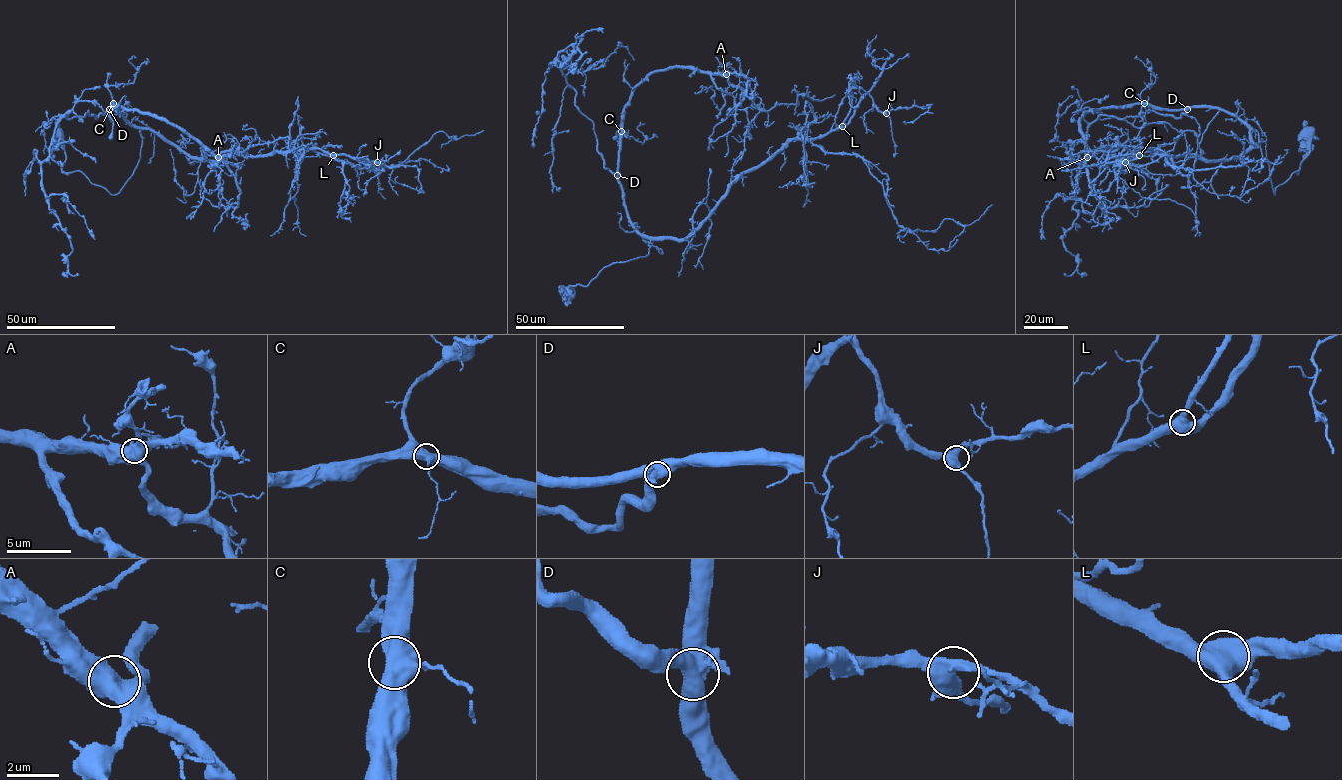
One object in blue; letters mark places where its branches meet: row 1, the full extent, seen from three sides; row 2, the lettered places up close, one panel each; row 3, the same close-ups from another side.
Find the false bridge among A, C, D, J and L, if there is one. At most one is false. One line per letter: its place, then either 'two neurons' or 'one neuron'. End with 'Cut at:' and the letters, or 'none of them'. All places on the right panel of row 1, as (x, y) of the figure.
A: place (1087, 157); one neuron
C: place (1144, 103); one neuron
D: place (1187, 109); one neuron
J: place (1125, 162); one neuron
L: place (1139, 155); one neuron
Cut at: none of them

